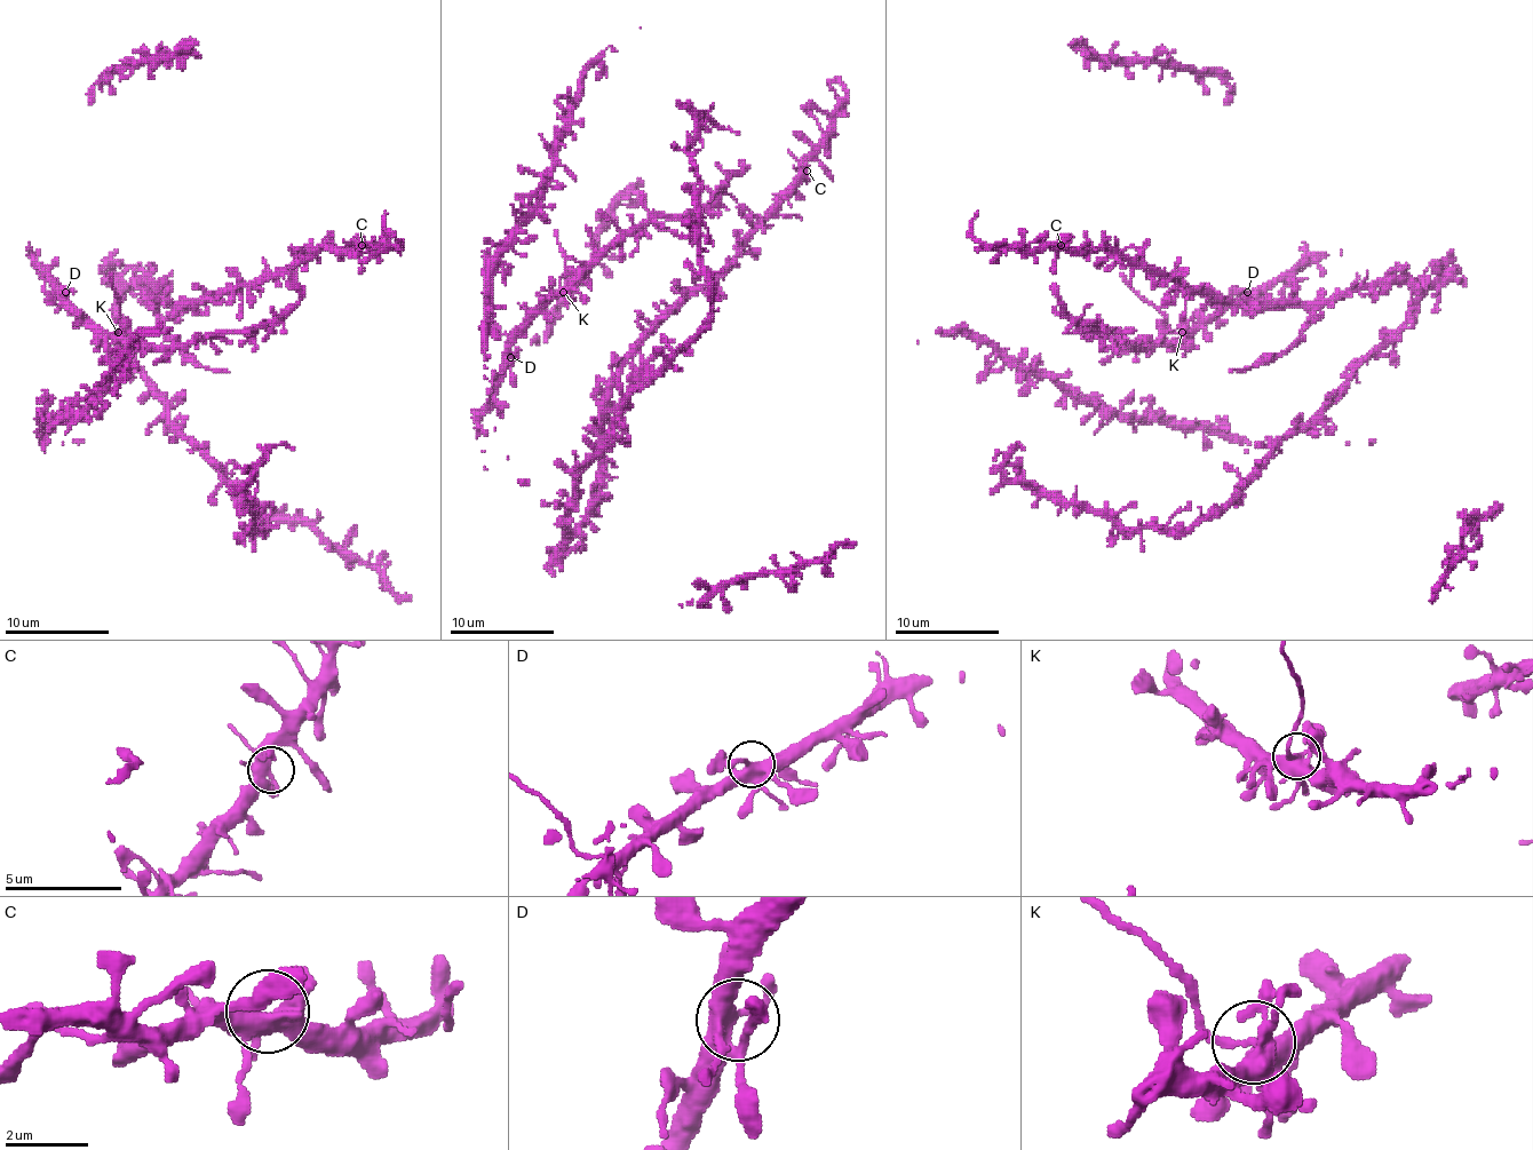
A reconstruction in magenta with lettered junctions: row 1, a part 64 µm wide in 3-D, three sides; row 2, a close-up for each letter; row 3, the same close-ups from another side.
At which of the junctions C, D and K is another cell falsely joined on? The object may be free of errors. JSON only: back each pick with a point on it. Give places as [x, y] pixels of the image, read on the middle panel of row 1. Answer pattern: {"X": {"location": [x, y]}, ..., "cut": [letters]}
{"K": {"location": [563, 292]}, "cut": ["K"]}

